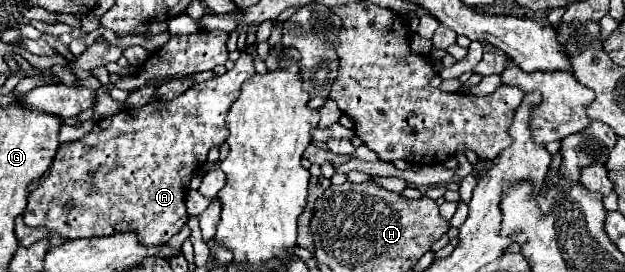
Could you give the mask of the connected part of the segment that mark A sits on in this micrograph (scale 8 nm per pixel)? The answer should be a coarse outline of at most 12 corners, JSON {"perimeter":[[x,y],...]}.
{"perimeter":[[251,56],[63,142],[25,224],[167,244]]}

